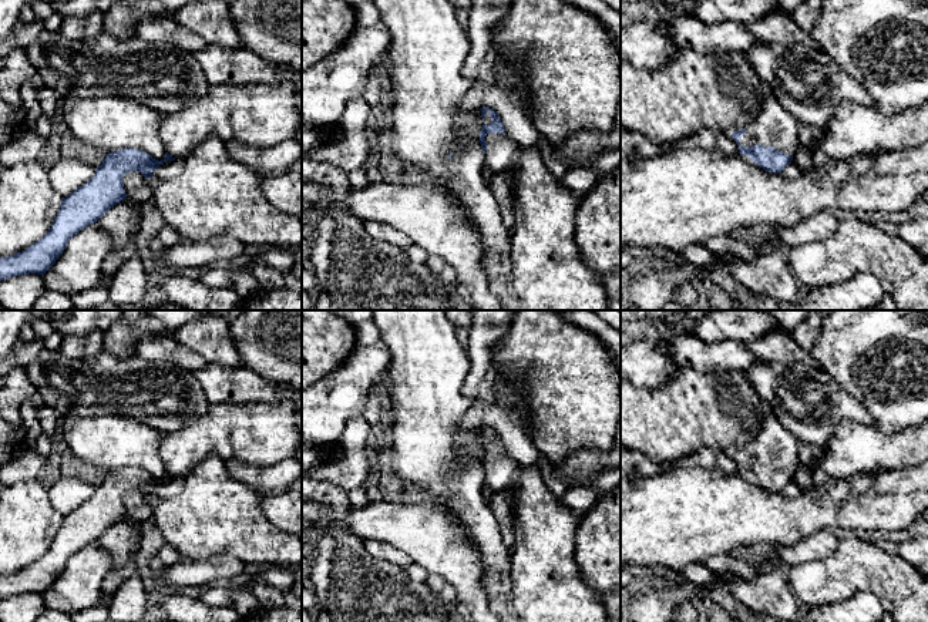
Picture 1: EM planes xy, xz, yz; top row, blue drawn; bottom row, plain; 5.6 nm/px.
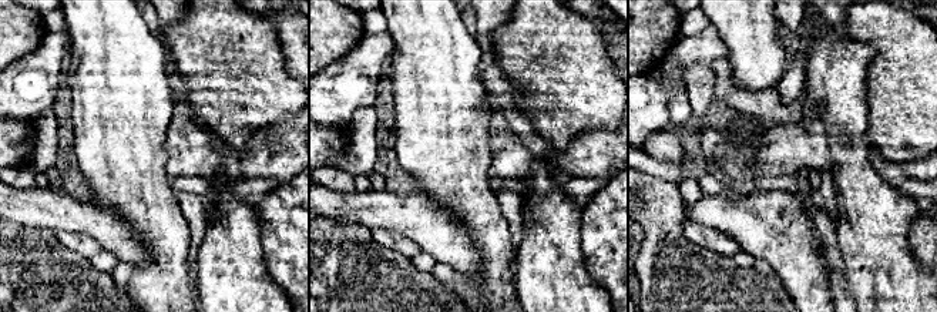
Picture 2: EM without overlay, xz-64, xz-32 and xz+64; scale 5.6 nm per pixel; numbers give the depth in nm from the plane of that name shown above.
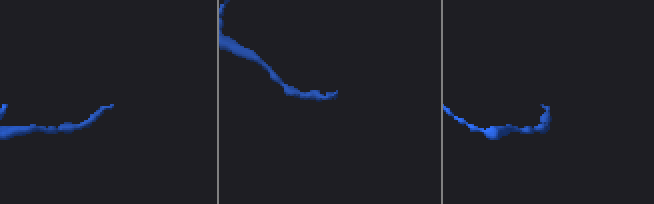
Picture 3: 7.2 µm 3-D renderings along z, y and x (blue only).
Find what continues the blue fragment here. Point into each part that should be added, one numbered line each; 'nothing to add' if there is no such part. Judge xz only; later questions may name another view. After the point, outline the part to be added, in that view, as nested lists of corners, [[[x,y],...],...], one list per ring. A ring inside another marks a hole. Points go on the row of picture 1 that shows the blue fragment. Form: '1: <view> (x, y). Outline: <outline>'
1: xz (501, 154). Outline: [[[504,134],[485,135],[487,151],[483,162],[484,168],[491,169],[494,174],[511,171],[521,152],[521,145]]]

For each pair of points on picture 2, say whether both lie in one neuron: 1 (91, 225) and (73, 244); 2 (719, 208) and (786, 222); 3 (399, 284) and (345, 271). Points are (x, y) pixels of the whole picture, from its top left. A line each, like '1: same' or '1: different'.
1: different
2: same
3: same

